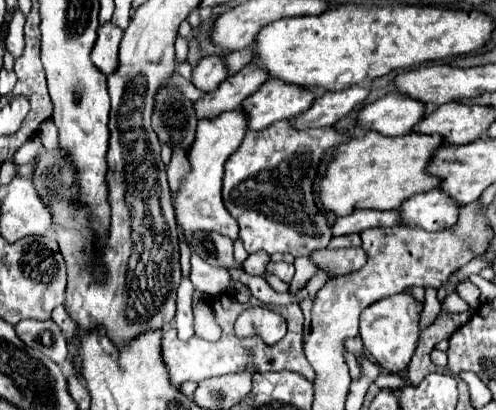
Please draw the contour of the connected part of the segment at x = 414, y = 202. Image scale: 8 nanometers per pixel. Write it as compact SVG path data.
M435 188L409 198L399 210L405 226L419 226L423 230L435 232L453 226L453 222L457 222L459 208L461 204L449 198L449 194Z

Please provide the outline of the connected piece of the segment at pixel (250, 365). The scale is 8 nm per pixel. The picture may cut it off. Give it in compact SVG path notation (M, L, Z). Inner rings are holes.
M217 294L213 296L213 316L217 318L217 324L221 326L223 334L217 342L205 342L203 338L193 336L191 340L179 340L175 328L171 326L169 330L163 332L163 360L169 368L171 374L171 384L173 386L181 386L185 380L195 380L201 382L203 378L209 376L221 376L221 374L235 374L241 370L253 370L253 372L279 372L279 370L291 370L297 372L301 376L305 376L307 380L313 382L315 374L305 358L303 352L303 314L299 304L287 304L287 306L273 306L273 304L263 304L257 298L251 298L249 302L241 304L239 300L235 300L229 294ZM251 306L269 306L275 308L277 314L281 314L287 320L287 334L281 342L268 346L260 340L259 336L253 338L245 338L239 340L233 332L233 324L237 320L237 316Z

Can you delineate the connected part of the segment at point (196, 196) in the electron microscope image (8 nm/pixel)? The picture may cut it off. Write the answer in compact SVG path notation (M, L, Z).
M241 108L227 110L225 114L217 114L217 118L205 118L205 122L197 124L197 136L191 146L191 152L187 154L193 170L185 176L177 196L173 198L177 224L181 226L182 234L190 248L195 230L215 230L223 236L229 236L231 240L239 238L237 220L225 210L221 188L223 188L225 162L241 146L247 130L249 122L245 122L245 112Z

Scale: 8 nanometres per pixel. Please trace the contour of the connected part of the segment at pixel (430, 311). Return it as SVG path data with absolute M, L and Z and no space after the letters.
M425 288L425 306L423 306L423 316L421 316L421 330L427 328L439 314L439 300L437 300L437 294L433 288Z

